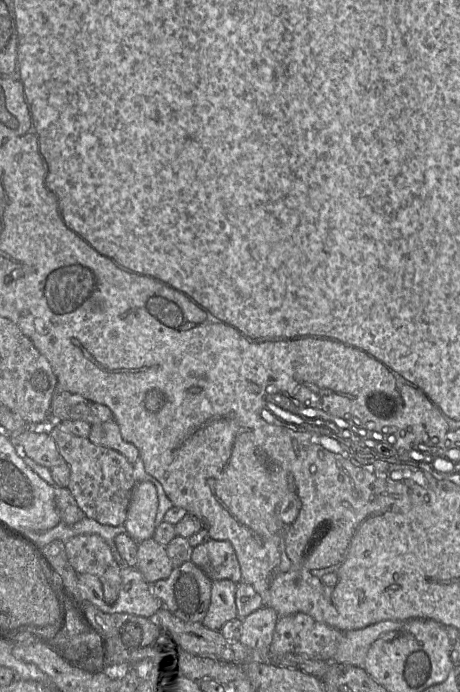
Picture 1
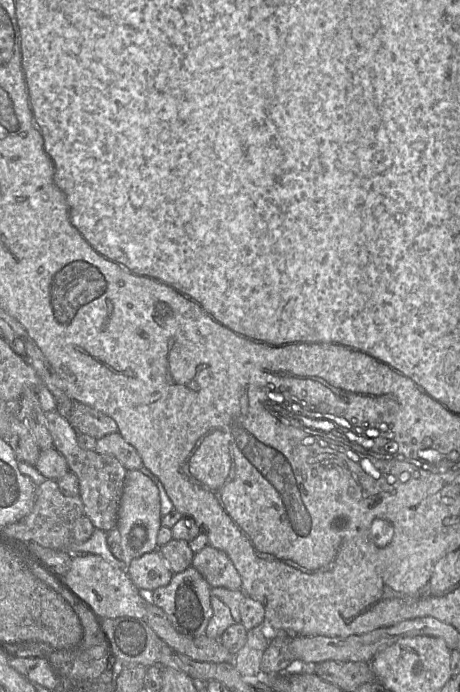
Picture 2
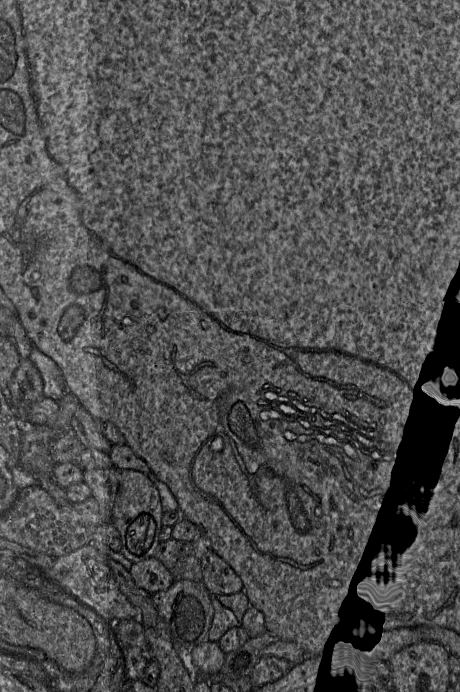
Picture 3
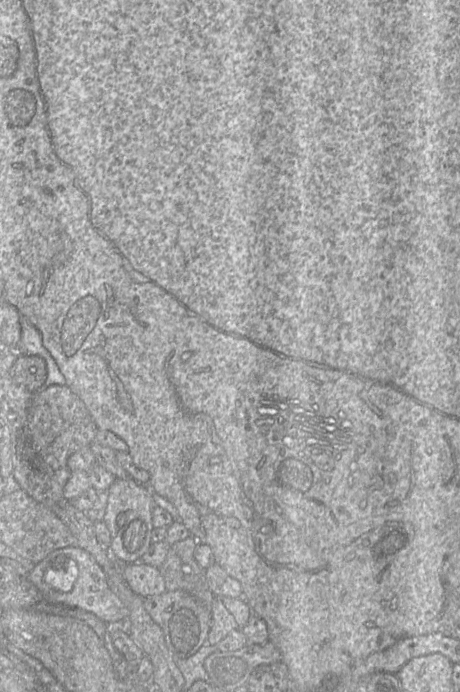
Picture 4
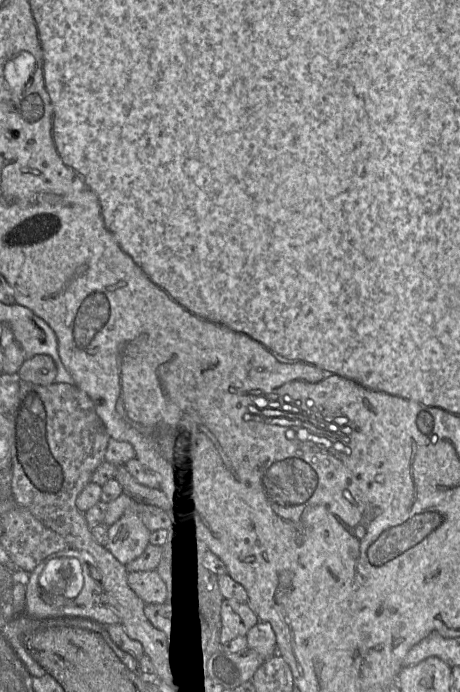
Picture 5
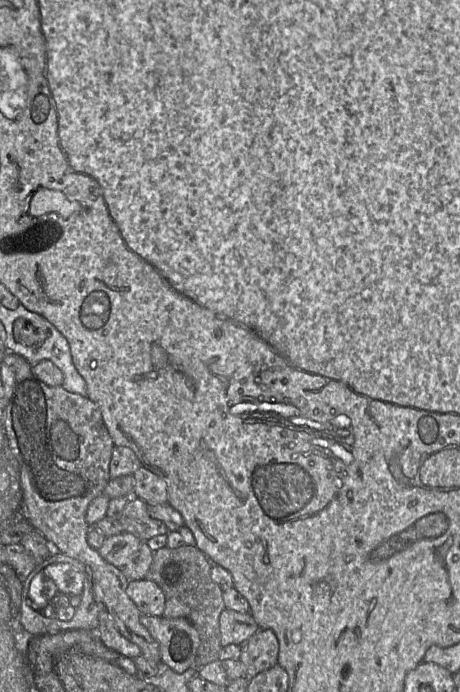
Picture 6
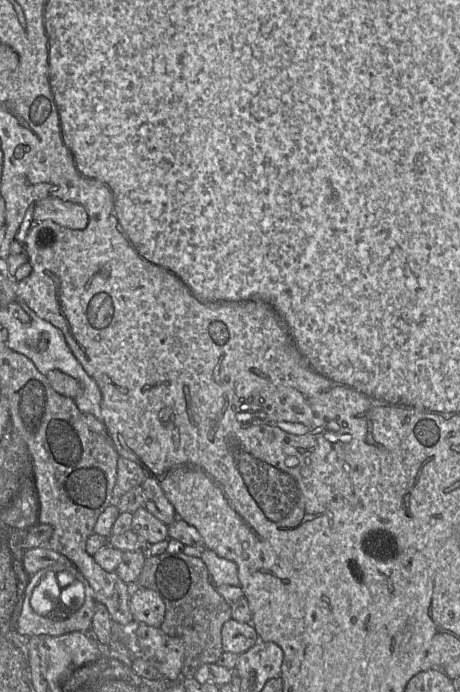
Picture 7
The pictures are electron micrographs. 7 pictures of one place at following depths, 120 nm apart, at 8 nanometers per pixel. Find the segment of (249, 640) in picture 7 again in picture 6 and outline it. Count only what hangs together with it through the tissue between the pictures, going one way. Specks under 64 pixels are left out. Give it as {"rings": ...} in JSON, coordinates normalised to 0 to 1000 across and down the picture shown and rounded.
{"rings":[[[493,879],[478,887],[476,905],[483,935],[500,931],[524,934],[565,909],[543,884],[522,886]]]}

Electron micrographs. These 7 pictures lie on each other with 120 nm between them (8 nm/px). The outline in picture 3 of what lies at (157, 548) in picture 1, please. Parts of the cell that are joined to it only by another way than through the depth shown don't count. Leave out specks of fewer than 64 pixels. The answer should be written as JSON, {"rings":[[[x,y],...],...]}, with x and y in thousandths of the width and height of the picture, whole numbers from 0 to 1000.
{"rings":[[[333,803],[289,814],[278,825],[293,845],[326,858],[363,853],[380,840],[370,824]]]}

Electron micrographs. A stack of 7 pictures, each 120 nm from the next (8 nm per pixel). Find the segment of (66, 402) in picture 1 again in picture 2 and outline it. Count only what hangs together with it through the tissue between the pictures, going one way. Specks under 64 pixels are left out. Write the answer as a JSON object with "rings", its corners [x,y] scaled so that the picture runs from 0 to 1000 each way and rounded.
{"rings":[[[159,579],[146,607],[167,627],[183,626],[211,636],[259,623],[241,603],[170,579]]]}

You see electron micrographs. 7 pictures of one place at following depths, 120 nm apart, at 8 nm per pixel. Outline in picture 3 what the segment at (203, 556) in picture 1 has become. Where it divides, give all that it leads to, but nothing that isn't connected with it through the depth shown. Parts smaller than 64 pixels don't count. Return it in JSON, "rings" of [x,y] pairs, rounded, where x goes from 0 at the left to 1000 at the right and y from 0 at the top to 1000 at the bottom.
{"rings":[[[463,795],[435,808],[439,842],[461,858],[500,860],[528,854],[528,841],[511,825]]]}

